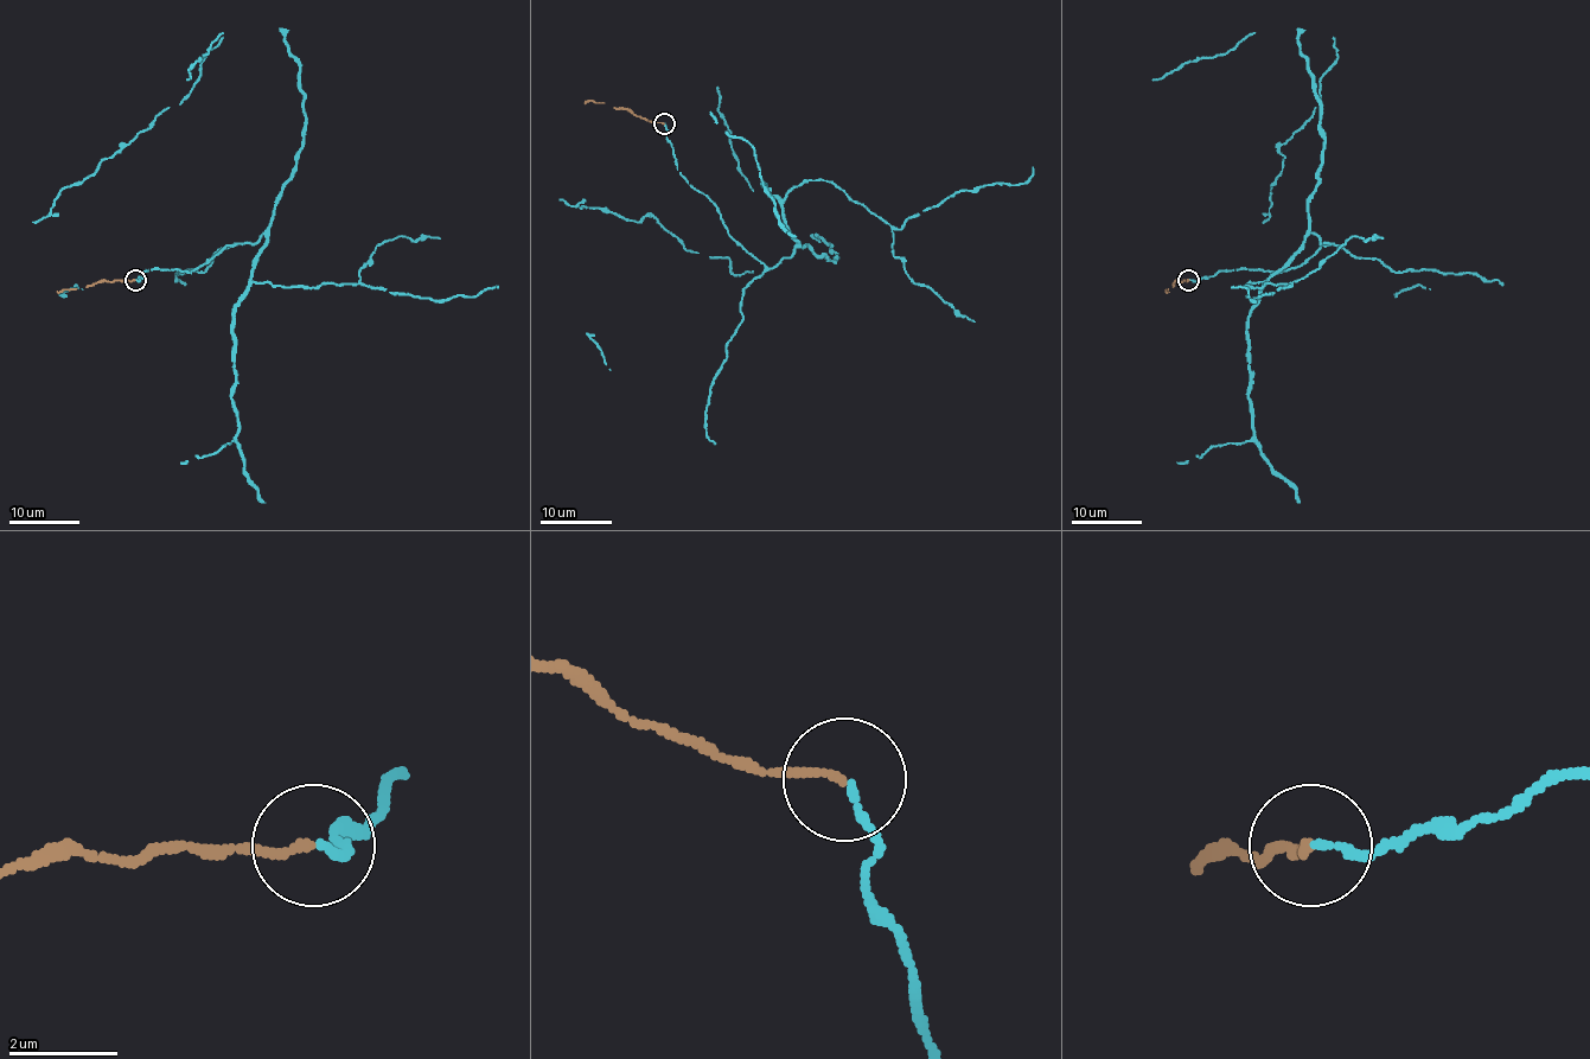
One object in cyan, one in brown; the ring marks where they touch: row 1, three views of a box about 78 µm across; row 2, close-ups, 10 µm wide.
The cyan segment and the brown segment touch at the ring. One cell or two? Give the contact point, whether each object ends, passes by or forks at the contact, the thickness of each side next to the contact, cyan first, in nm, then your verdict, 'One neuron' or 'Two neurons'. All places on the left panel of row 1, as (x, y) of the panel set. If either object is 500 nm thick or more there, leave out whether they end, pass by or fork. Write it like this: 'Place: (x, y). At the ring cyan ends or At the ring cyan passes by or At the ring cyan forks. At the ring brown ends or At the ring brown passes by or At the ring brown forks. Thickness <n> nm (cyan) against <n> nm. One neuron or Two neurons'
Place: (135, 280). At the ring cyan ends. At the ring brown ends. Thickness 120 nm (cyan) against 140 nm. One neuron

